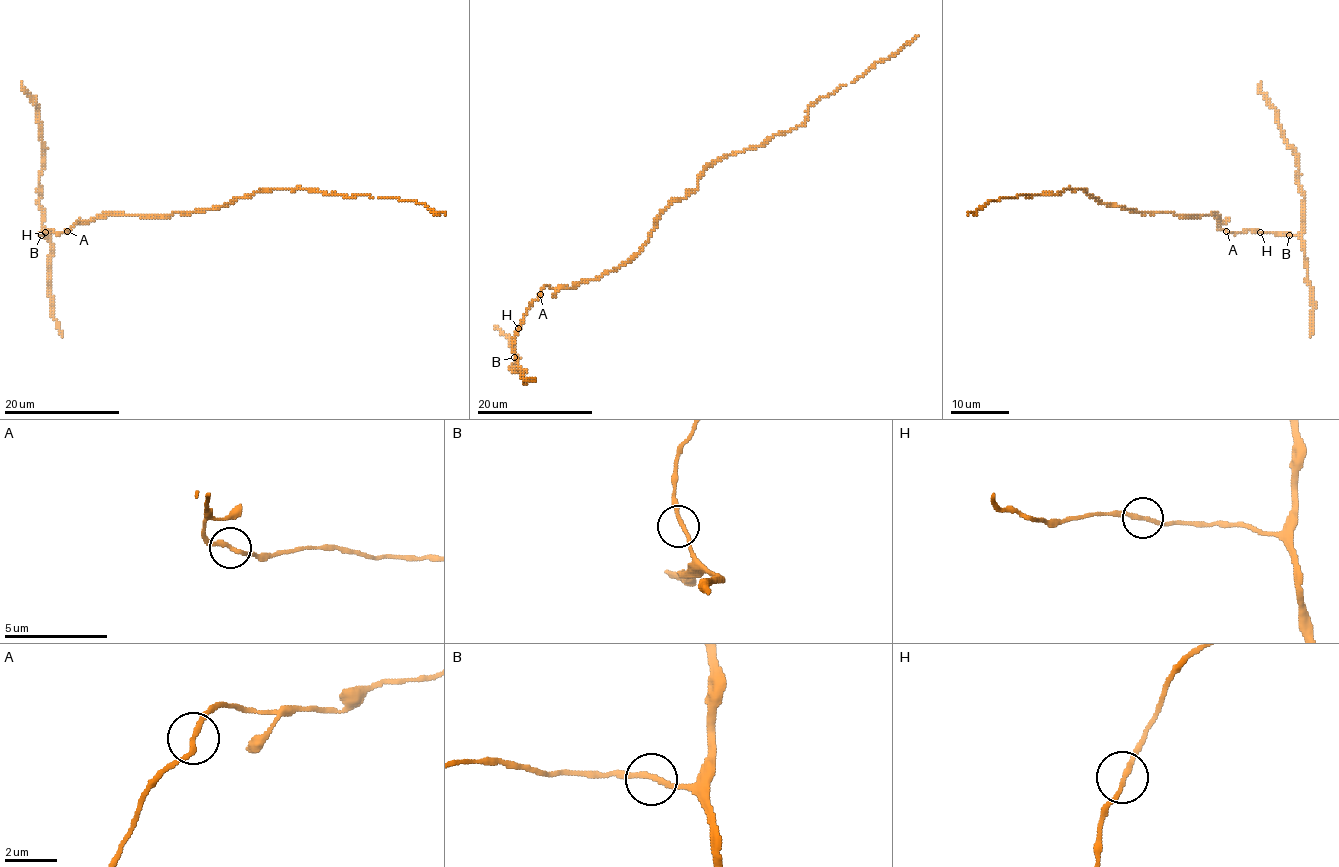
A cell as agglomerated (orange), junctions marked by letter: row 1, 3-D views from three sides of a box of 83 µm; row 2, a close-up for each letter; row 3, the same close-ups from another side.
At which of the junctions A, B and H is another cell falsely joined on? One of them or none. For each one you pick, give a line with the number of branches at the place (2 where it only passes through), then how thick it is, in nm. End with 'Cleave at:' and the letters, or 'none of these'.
Cleave at: none of these

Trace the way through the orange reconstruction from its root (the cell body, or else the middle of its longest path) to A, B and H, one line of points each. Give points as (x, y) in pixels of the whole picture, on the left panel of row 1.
A: (172, 214), (146, 217), (101, 214), (77, 221), (67, 230)
B: (172, 214), (146, 217), (101, 214), (77, 221), (66, 232), (48, 230), (41, 235)
H: (172, 214), (146, 217), (101, 214), (77, 221), (66, 232), (45, 232)

